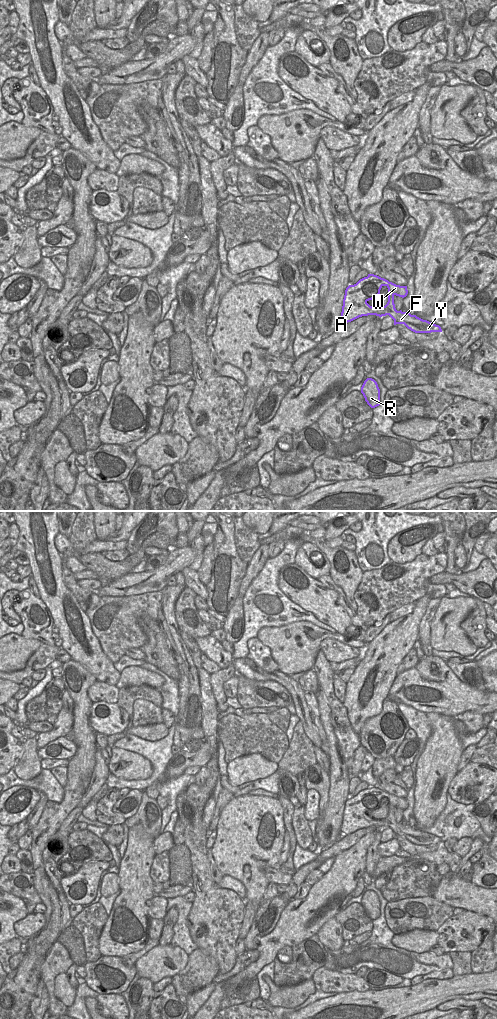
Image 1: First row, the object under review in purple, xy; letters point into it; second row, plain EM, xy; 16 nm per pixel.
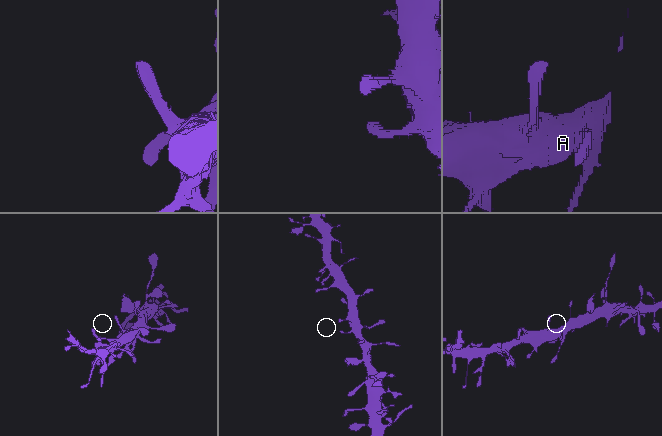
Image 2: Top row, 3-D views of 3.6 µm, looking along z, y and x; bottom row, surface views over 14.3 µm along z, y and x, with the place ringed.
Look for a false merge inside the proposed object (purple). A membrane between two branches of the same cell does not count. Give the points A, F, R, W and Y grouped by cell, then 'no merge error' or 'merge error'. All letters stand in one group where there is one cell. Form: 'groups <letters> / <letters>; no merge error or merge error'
groups A F R W Y; no merge error

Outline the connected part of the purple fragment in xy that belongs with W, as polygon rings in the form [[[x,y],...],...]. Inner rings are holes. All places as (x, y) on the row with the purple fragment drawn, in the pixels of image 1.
[[[368,274],[367,277],[346,288],[340,320],[343,323],[348,323],[362,316],[376,315],[382,317],[389,315],[394,320],[394,325],[404,324],[415,333],[442,332],[439,325],[411,315],[409,312],[396,310],[394,296],[404,298],[407,294],[407,286],[396,285],[377,275]],[[383,286],[388,288],[387,304],[379,308],[370,306],[367,302],[378,297]]]

